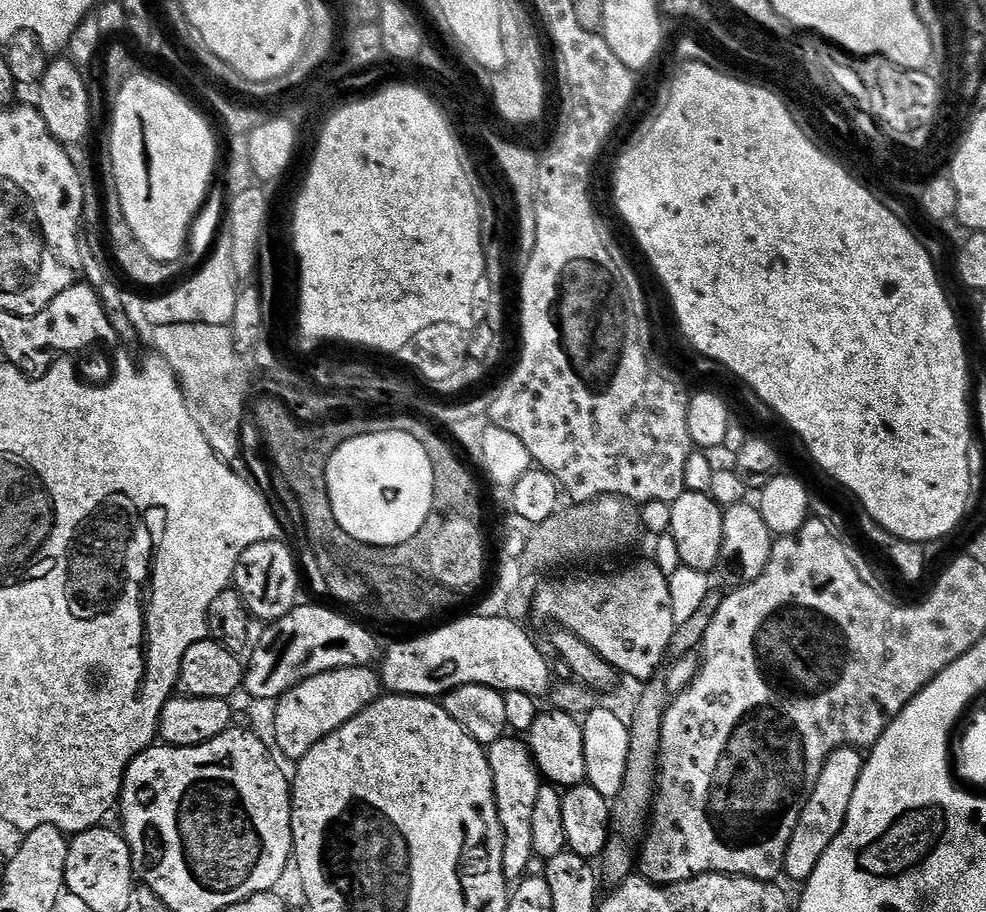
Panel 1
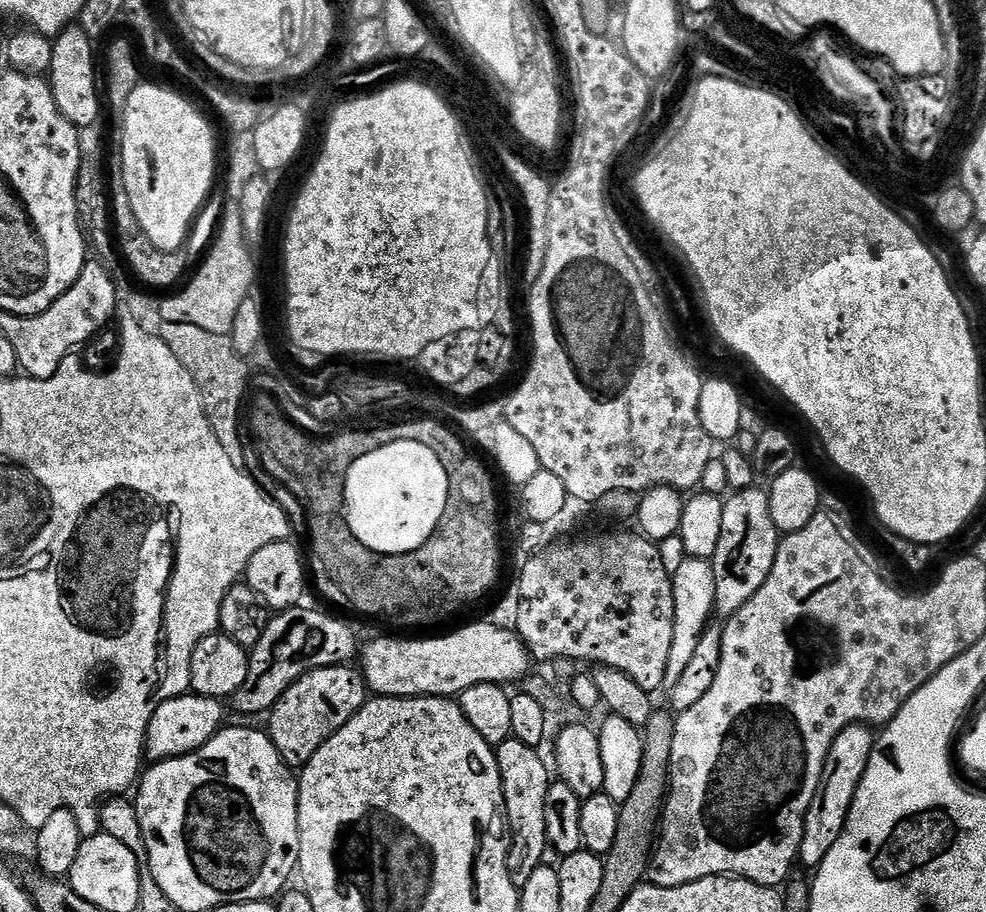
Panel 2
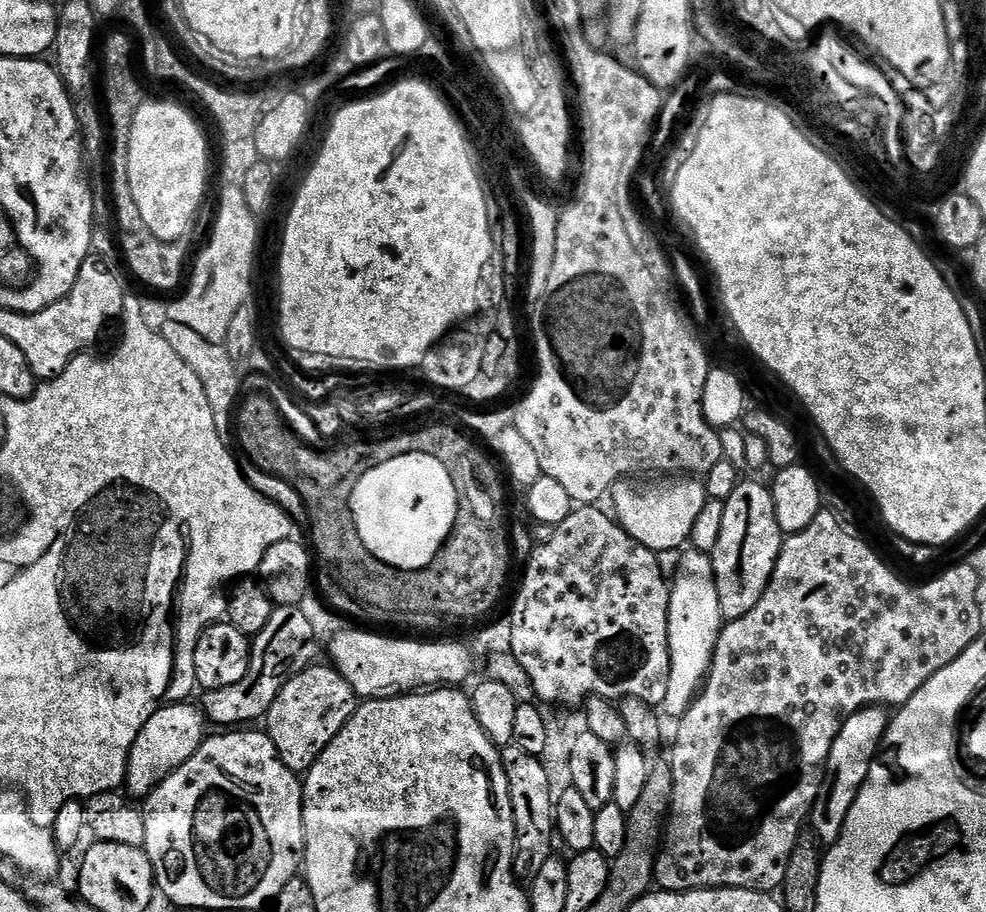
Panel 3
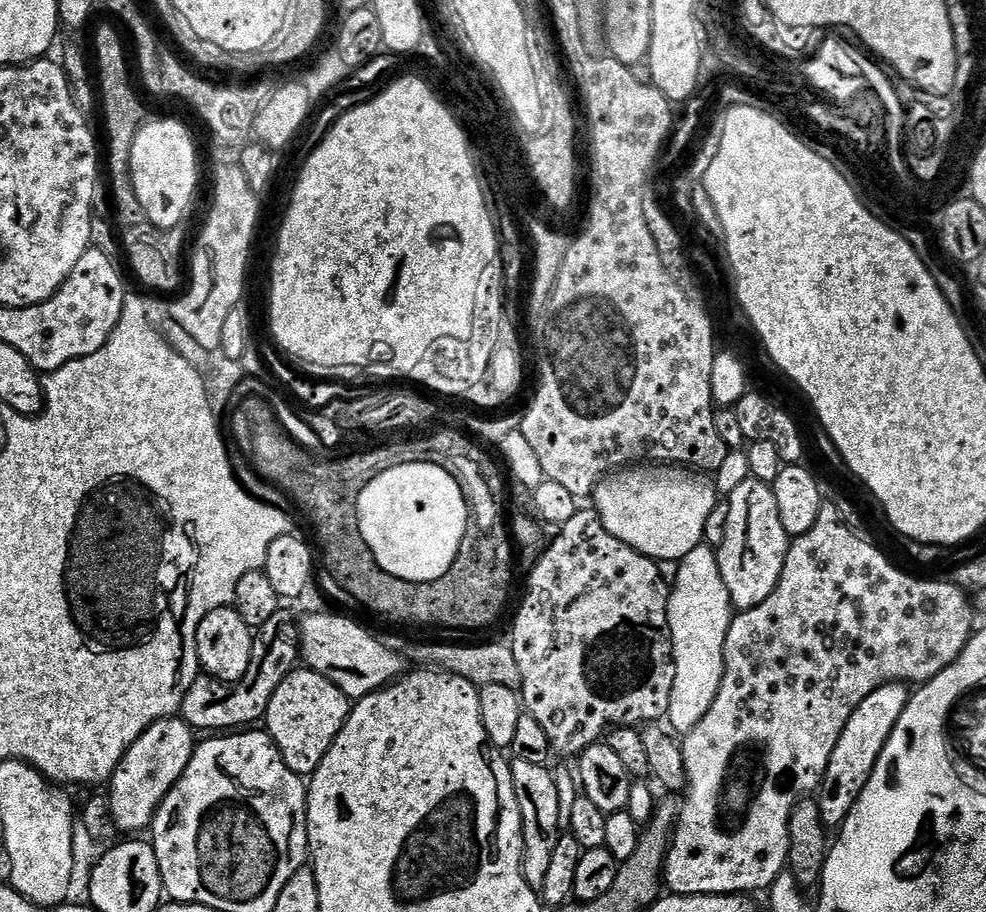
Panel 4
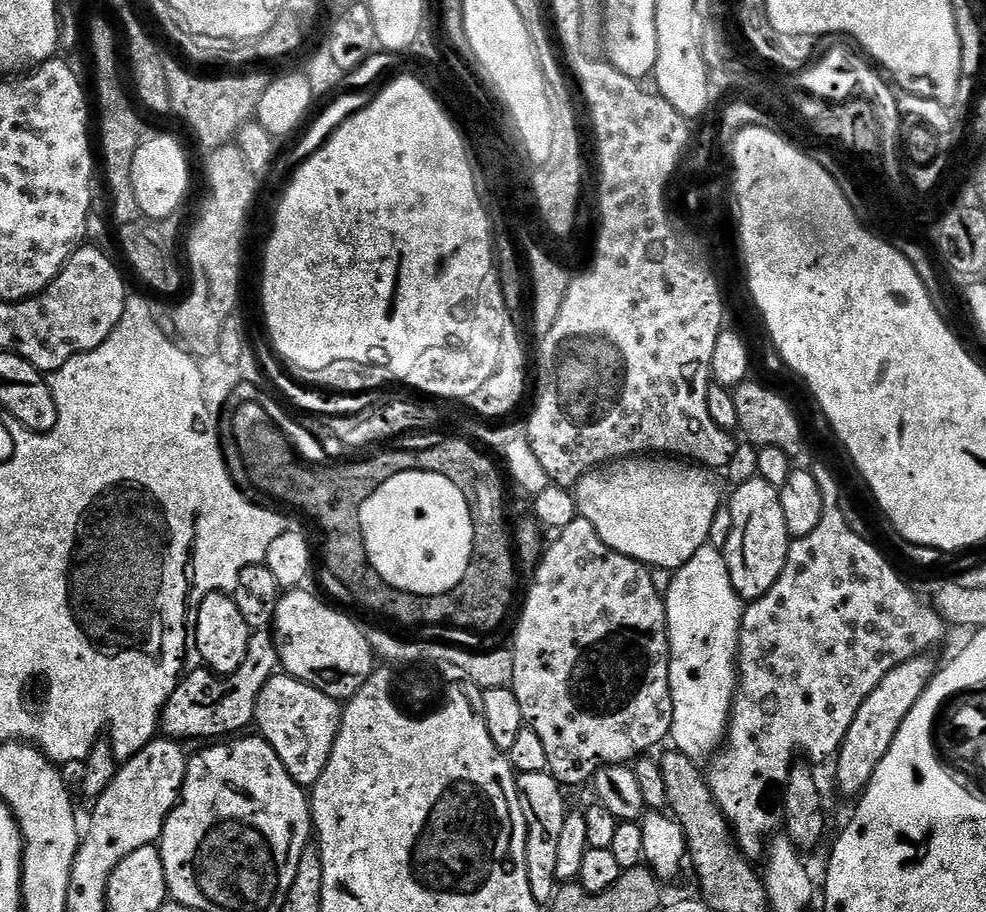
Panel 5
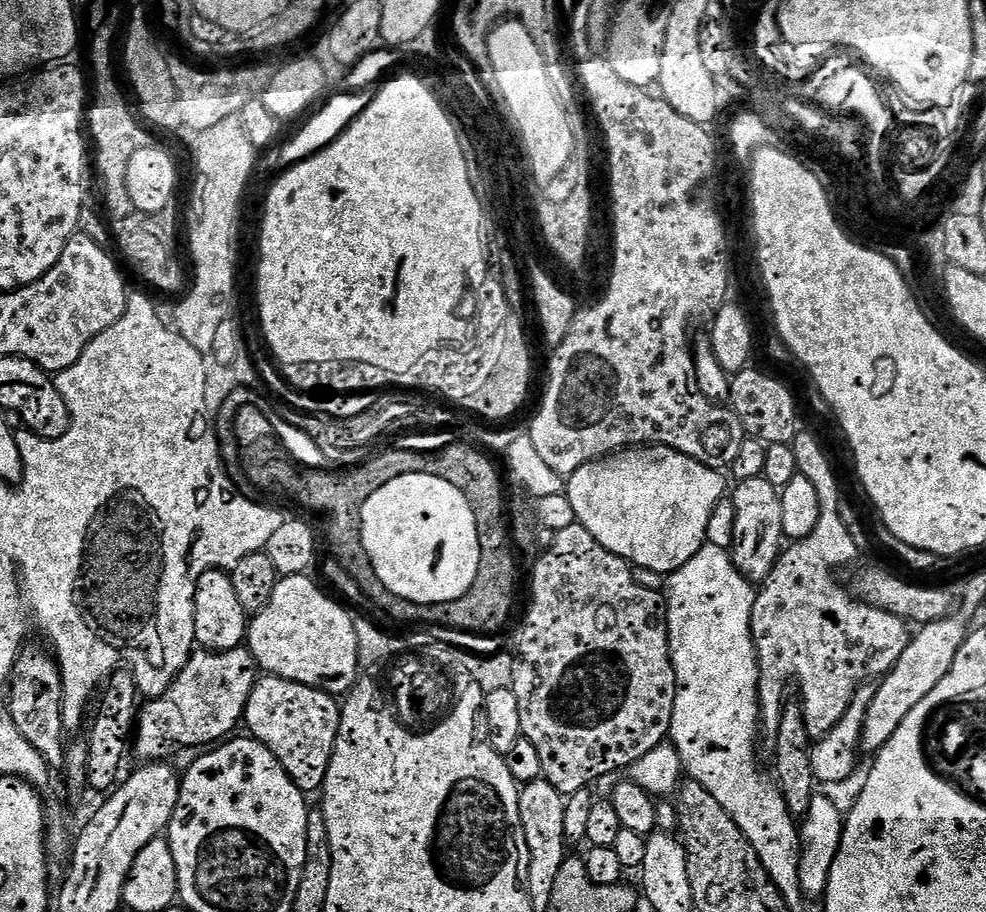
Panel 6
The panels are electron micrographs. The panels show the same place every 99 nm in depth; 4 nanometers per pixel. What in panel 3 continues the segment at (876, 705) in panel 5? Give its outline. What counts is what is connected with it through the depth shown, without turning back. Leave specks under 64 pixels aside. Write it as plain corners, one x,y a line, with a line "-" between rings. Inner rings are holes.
887,707
863,708
844,723
838,738
834,738
834,746
824,763
824,781
810,813
810,828
811,824
813,828
811,831
821,845
831,846
842,834
846,814
850,814
850,806
854,806
854,798
858,798
866,782
866,774
870,774
870,766
884,742
889,723
890,712

